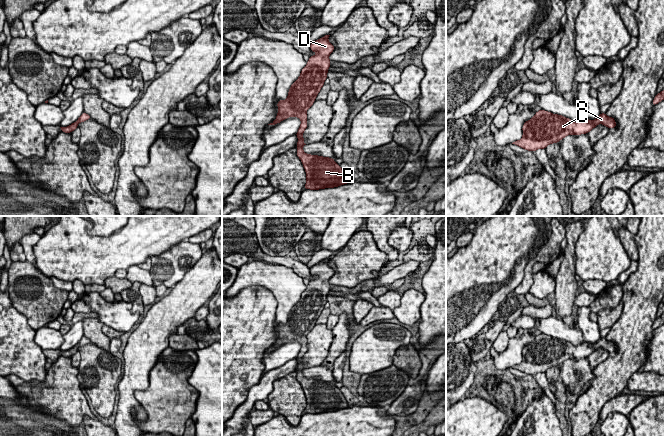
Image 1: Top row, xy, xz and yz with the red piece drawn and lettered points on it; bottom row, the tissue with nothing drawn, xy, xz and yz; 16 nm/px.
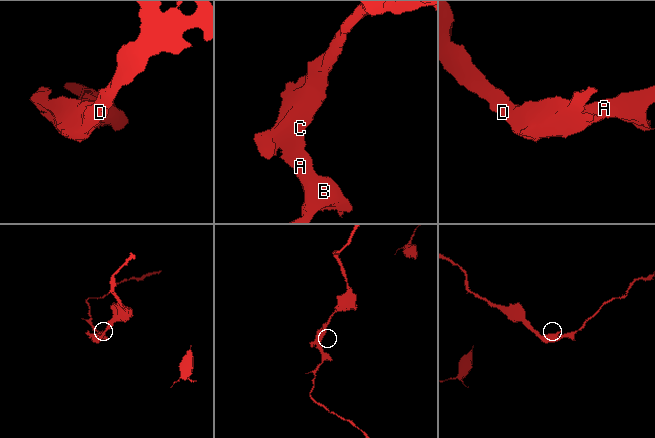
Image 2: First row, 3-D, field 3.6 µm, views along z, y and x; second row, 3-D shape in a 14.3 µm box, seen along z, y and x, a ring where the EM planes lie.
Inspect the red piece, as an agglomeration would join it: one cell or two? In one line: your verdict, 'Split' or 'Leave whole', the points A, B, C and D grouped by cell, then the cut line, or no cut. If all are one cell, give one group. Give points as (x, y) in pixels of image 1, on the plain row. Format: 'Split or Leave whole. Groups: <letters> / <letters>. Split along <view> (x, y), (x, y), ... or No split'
Leave whole. Groups: A B C D. No split

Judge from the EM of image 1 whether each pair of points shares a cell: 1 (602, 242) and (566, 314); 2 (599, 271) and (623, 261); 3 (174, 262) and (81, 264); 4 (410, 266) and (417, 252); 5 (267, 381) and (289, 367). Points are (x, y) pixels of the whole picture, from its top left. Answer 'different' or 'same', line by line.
1: different
2: same
3: different
4: different
5: same

